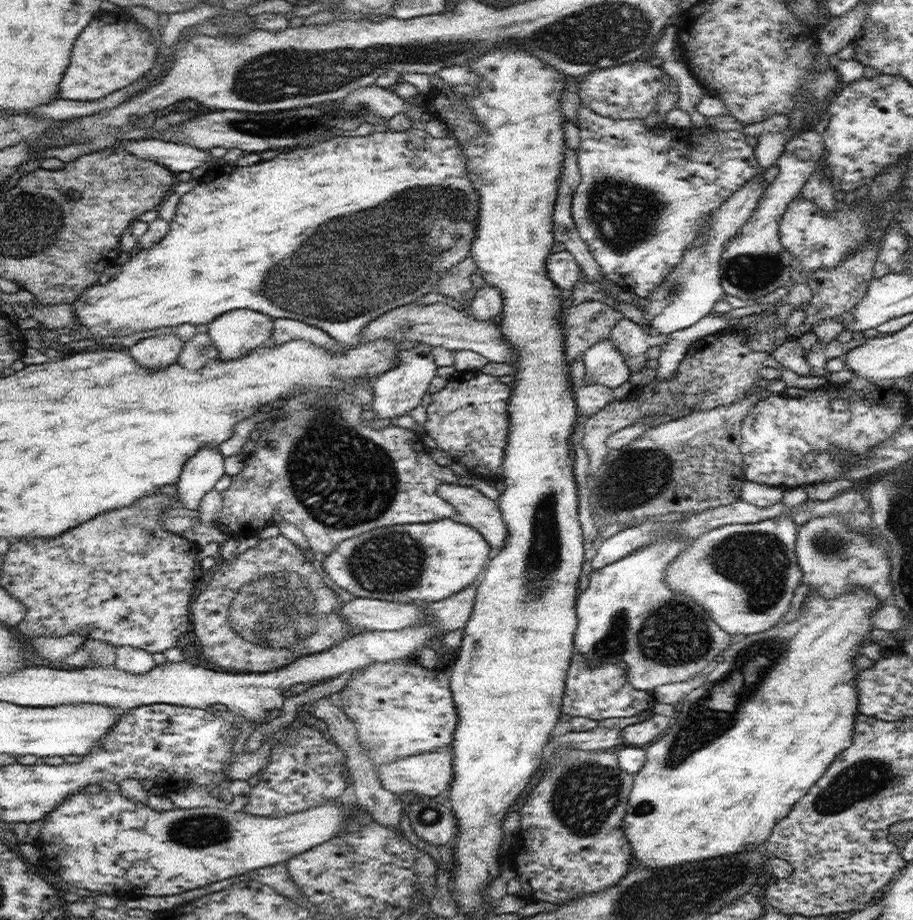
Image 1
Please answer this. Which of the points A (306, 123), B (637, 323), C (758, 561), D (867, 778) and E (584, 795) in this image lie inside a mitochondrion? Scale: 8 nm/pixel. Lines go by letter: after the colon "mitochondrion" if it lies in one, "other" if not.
A: mitochondrion
B: other
C: mitochondrion
D: mitochondrion
E: mitochondrion

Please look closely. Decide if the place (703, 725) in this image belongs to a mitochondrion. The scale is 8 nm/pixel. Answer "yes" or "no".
yes

